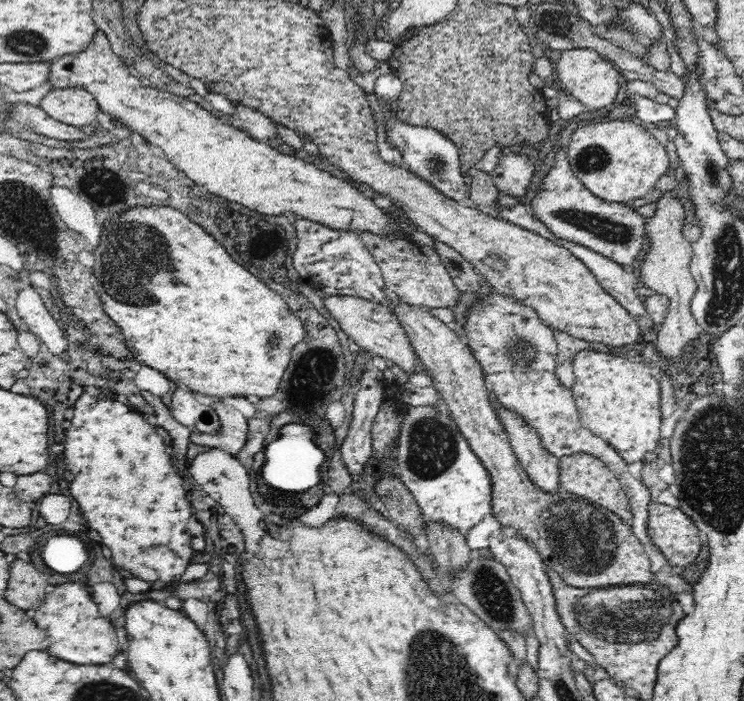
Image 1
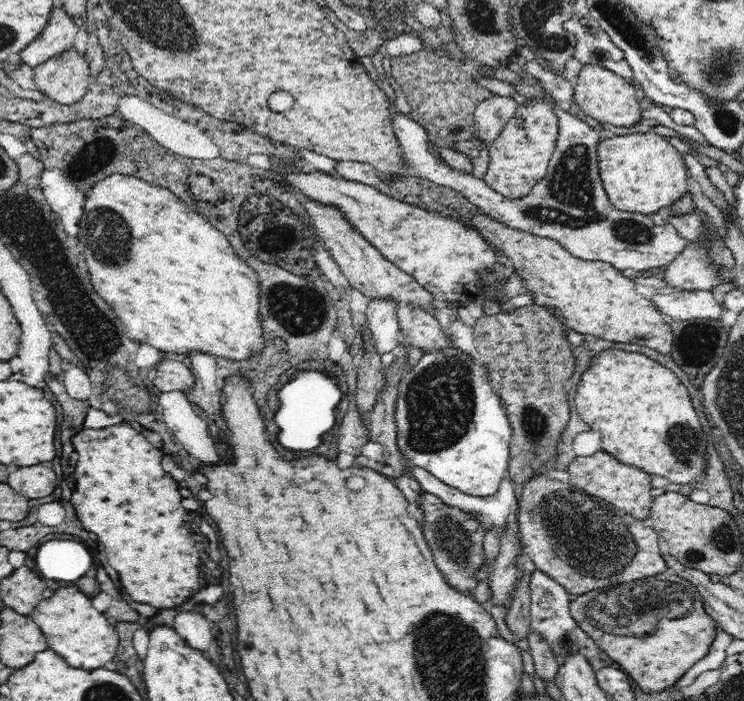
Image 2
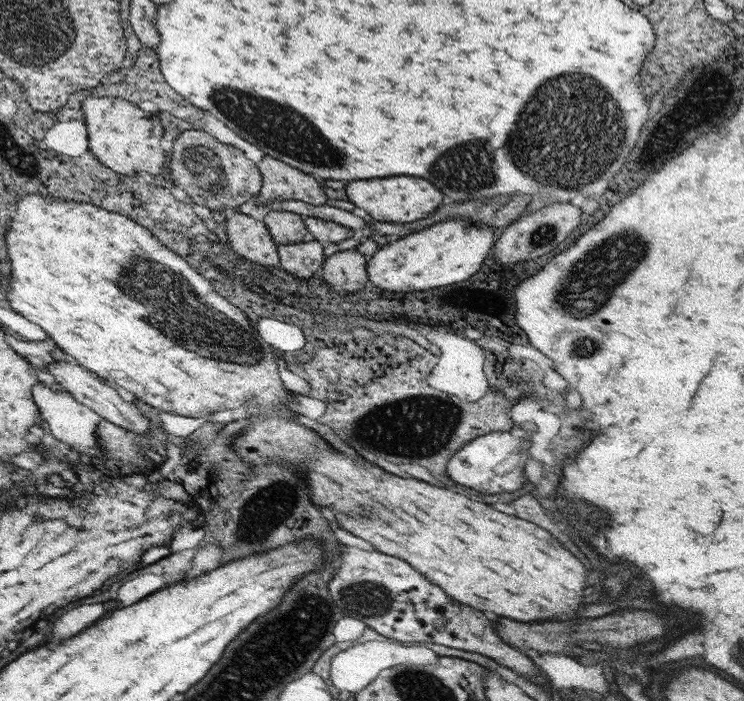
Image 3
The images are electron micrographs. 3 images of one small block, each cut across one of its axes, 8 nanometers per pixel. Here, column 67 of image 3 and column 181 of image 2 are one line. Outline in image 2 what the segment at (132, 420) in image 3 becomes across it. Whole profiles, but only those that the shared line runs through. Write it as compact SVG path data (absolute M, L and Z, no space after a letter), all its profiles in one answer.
M160 362L156 366L156 380L154 386L160 392L182 392L188 394L198 380L192 376L190 368L186 368L182 362Z

